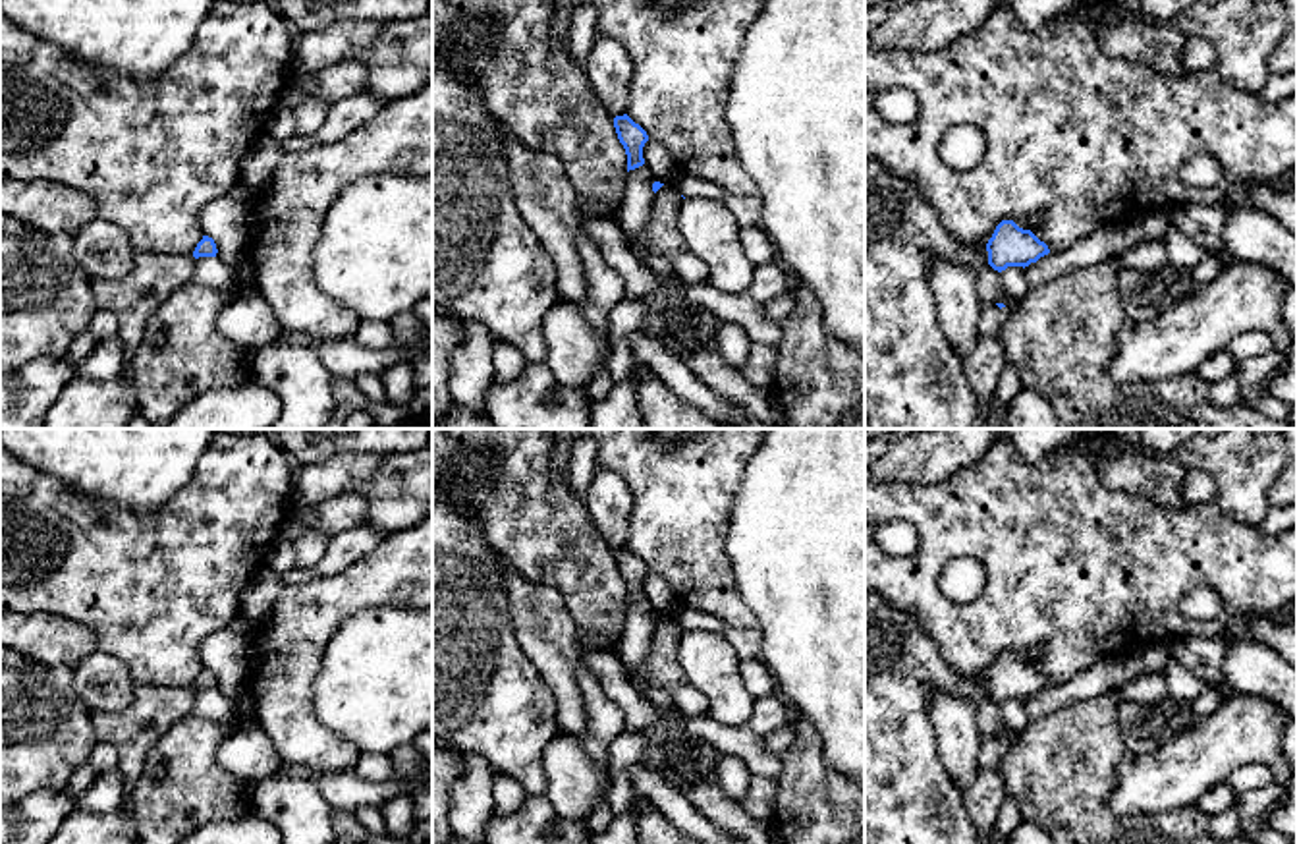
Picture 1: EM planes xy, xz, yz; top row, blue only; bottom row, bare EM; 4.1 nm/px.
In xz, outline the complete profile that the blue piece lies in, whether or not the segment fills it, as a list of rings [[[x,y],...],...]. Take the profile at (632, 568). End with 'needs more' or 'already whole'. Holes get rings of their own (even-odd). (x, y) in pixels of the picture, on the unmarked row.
[[[627,547],[614,550],[614,560],[627,587],[627,605],[645,597],[643,579],[648,574],[647,564]]]; already whole

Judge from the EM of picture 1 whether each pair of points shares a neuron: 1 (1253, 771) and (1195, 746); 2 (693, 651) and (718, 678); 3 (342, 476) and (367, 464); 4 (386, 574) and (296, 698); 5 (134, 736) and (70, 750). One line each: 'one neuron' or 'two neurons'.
1: two neurons
2: one neuron
3: one neuron
4: one neuron
5: two neurons

